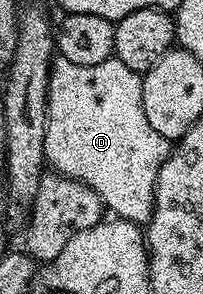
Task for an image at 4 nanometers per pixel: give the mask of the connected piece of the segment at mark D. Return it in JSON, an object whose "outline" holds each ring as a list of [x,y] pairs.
{"outline":[[[68,58],[54,59],[53,69],[49,71],[45,162],[57,175],[93,188],[102,205],[113,211],[110,213],[114,217],[145,226],[153,216],[153,195],[159,170],[169,157],[171,148],[168,143],[159,142],[155,130],[151,130],[147,114],[139,110],[138,93],[125,89],[125,76],[127,70],[116,58],[98,64],[76,64]]]}

